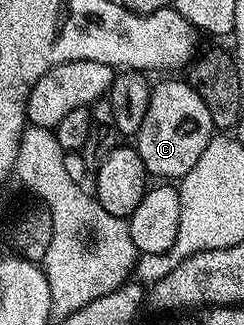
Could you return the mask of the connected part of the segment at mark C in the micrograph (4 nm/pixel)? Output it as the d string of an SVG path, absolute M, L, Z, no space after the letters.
M172 79L169 83L156 83L150 97L150 109L146 109L146 121L142 121L142 129L135 136L136 152L142 157L142 165L149 176L160 181L179 181L184 178L194 165L198 165L198 157L202 157L202 149L214 134L210 109L206 109L206 101L198 97L194 87L188 82Z

